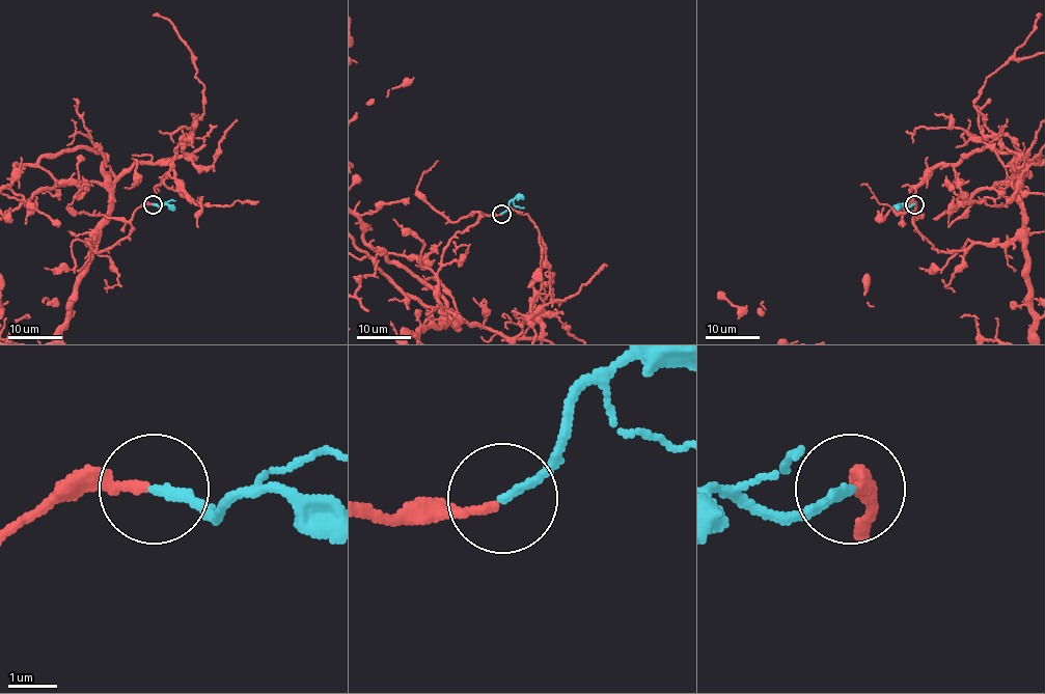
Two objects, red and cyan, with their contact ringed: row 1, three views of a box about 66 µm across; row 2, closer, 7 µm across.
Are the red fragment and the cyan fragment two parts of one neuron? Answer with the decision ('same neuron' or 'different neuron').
same neuron

